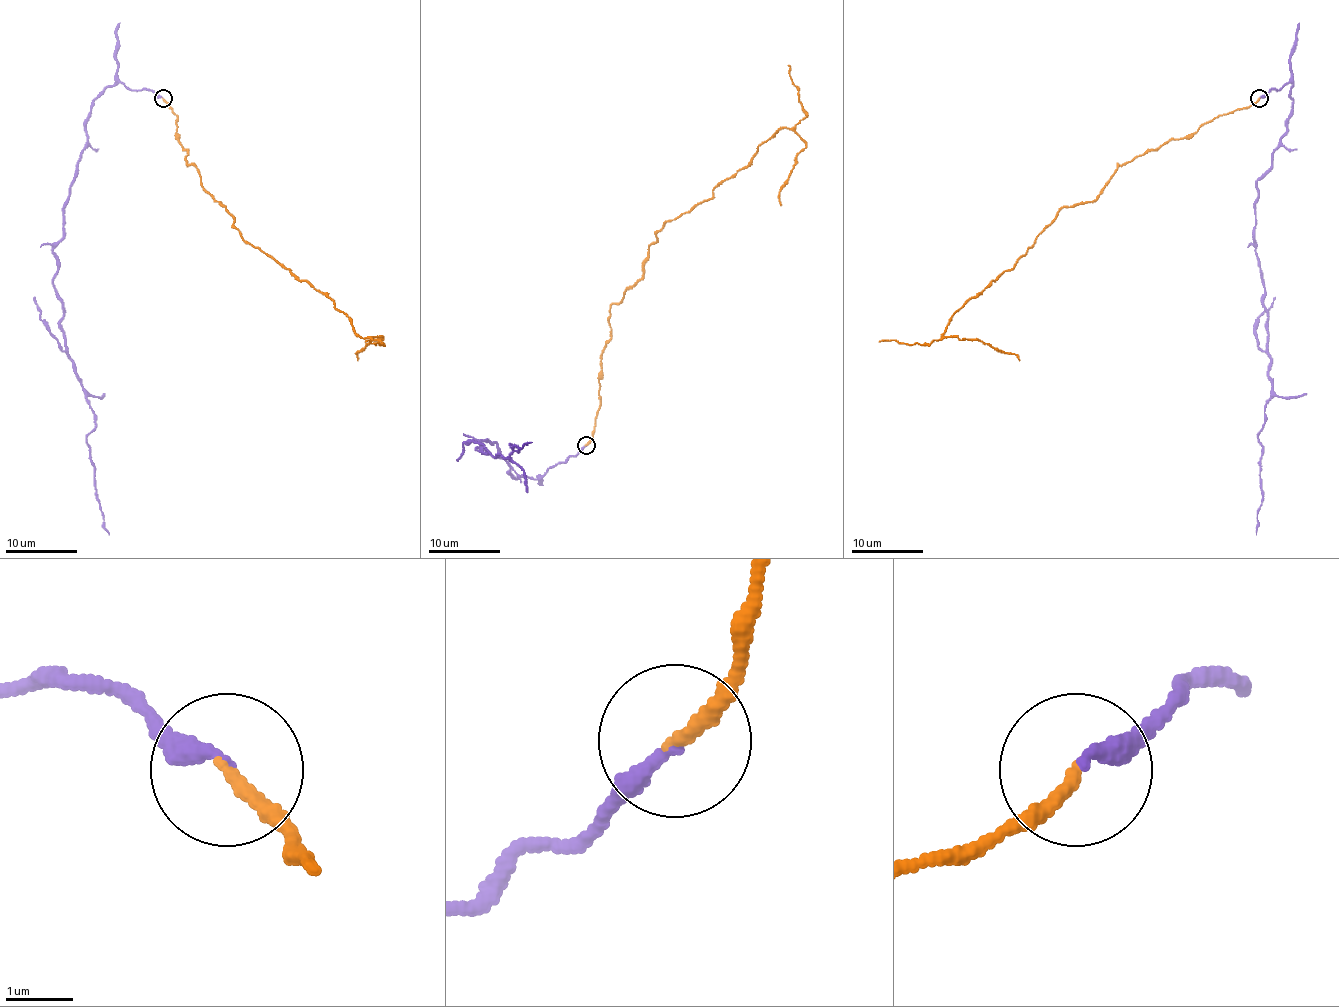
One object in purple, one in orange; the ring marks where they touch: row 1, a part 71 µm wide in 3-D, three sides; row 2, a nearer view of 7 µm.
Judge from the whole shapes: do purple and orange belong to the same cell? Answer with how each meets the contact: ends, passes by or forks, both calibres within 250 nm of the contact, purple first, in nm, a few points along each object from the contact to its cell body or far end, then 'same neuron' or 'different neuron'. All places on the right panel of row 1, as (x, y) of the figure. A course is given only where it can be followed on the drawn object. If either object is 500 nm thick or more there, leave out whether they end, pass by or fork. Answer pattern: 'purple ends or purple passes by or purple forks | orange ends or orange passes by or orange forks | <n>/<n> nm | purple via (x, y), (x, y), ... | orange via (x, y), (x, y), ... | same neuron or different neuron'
purple ends | orange ends | 240/200 nm | purple via (1258, 98), (1292, 85), (1287, 134), (1256, 182), (1253, 239), (1271, 359), (1271, 398), (1258, 434), (1256, 534) | orange via (1258, 98), (1119, 164), (1094, 200), (1063, 207), (1012, 268), (951, 318), (942, 336), (979, 339), (1019, 361) | same neuron

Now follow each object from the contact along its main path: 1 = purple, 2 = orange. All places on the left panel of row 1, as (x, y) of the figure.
1: (163, 98), (120, 82), (93, 102), (63, 239), (52, 250), (59, 329), (95, 418), (86, 443), (109, 534)
2: (163, 98), (188, 164), (245, 241), (322, 291), (360, 336), (383, 337), (358, 361)

